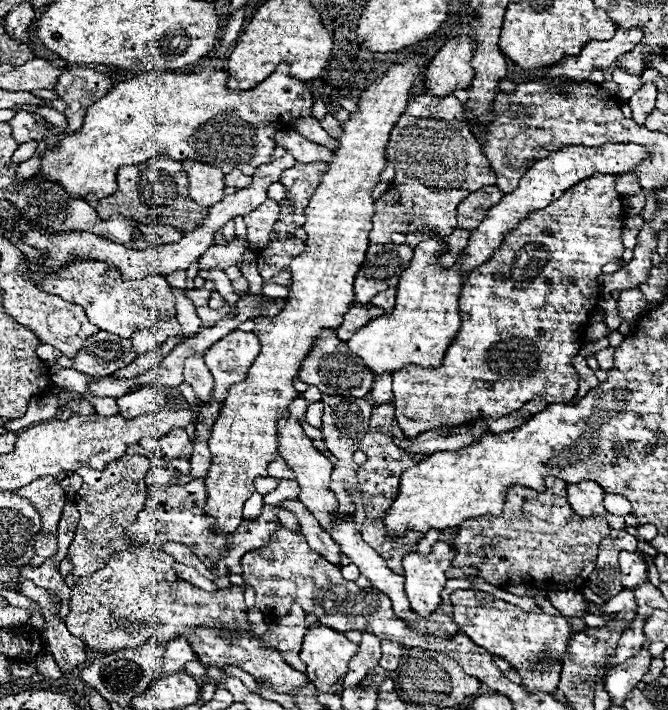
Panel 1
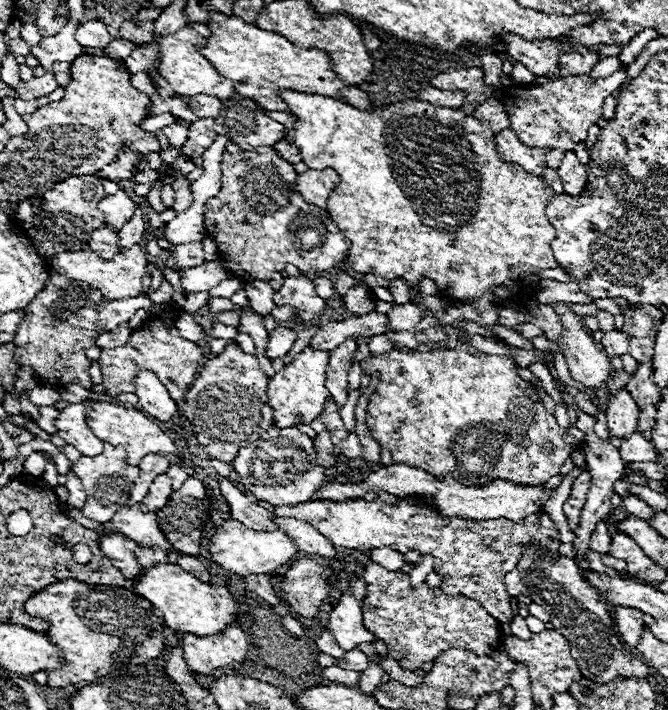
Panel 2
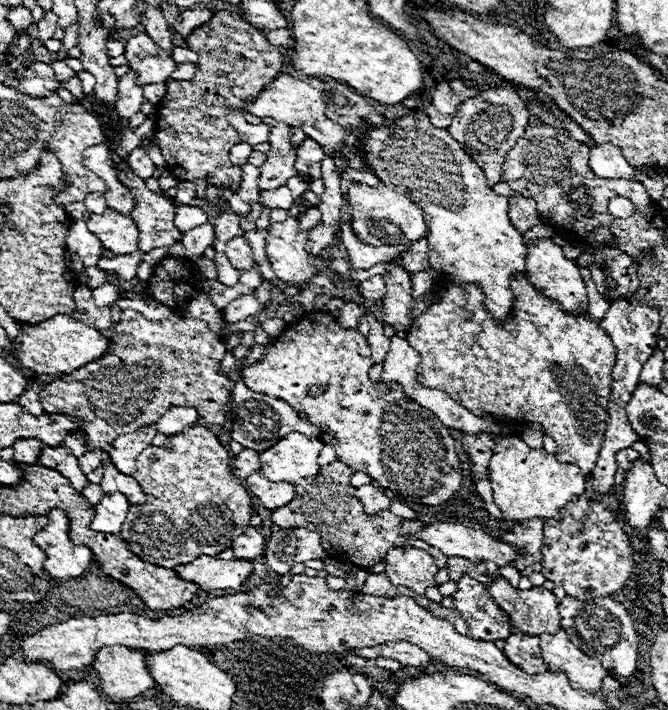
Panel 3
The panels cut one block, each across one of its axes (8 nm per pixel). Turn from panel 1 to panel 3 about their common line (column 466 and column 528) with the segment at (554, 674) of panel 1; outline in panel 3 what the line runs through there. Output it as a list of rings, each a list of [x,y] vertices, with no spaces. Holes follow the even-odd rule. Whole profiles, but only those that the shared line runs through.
[[[498,578],[490,586],[490,596],[496,604],[507,613],[512,634],[520,632],[526,636],[542,636],[542,634],[556,634],[560,630],[560,614],[558,614],[558,600],[546,588],[530,588],[530,590],[514,590],[504,578]]]

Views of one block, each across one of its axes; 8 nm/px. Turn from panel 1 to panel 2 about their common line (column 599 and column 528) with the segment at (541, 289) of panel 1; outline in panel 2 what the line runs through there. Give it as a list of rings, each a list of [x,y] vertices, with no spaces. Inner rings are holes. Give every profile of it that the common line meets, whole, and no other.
[[[284,90],[284,92],[280,92],[280,96],[290,106],[288,112],[292,112],[298,118],[296,128],[286,132],[284,138],[292,140],[300,148],[302,162],[308,168],[312,168],[312,170],[332,168],[340,176],[340,184],[330,194],[326,210],[332,216],[332,220],[336,222],[336,226],[350,240],[348,264],[356,272],[380,274],[386,280],[404,278],[410,286],[418,286],[420,278],[428,278],[436,284],[442,298],[464,300],[464,302],[472,304],[478,314],[482,314],[490,306],[500,310],[500,302],[498,302],[496,294],[492,292],[494,286],[506,286],[508,288],[510,294],[504,300],[504,306],[508,306],[512,302],[514,294],[518,294],[518,300],[522,302],[522,300],[528,298],[528,290],[522,290],[522,288],[526,288],[526,276],[530,276],[530,274],[540,276],[542,270],[558,266],[558,262],[556,262],[556,258],[552,256],[552,250],[550,250],[550,244],[556,238],[556,228],[546,218],[546,204],[554,196],[554,190],[542,178],[536,178],[536,176],[524,172],[520,166],[516,166],[512,162],[502,162],[496,154],[496,148],[494,148],[494,132],[490,130],[490,126],[486,122],[480,122],[474,116],[460,114],[458,110],[452,110],[452,108],[432,106],[430,102],[422,102],[422,100],[402,100],[402,102],[384,106],[384,108],[374,108],[372,112],[362,112],[362,110],[350,106],[350,104],[344,104],[336,98],[320,96],[320,94],[304,94],[304,92],[294,92],[294,90]]]

